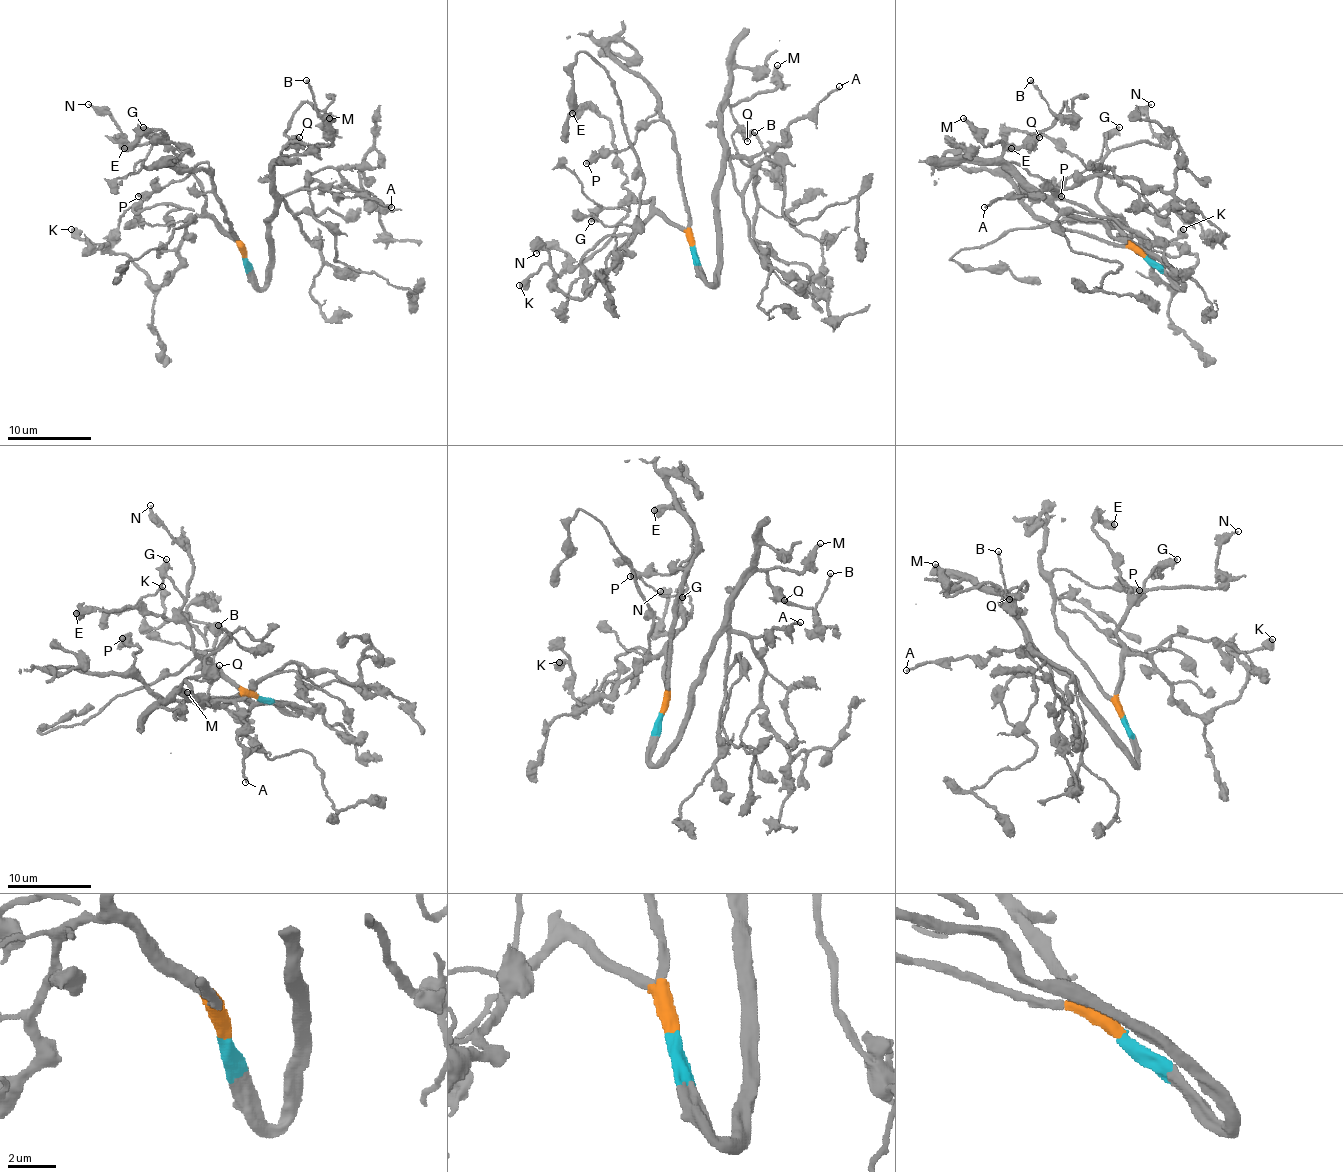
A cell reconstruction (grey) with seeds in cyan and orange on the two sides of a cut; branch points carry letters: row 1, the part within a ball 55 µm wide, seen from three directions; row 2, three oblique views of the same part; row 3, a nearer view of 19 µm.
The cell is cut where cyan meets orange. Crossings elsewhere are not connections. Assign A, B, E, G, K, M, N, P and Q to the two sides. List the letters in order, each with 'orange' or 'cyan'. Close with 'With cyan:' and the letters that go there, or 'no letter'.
A: cyan
B: cyan
E: orange
G: orange
K: orange
M: cyan
N: orange
P: orange
Q: cyan
With cyan: A, B, M, Q

